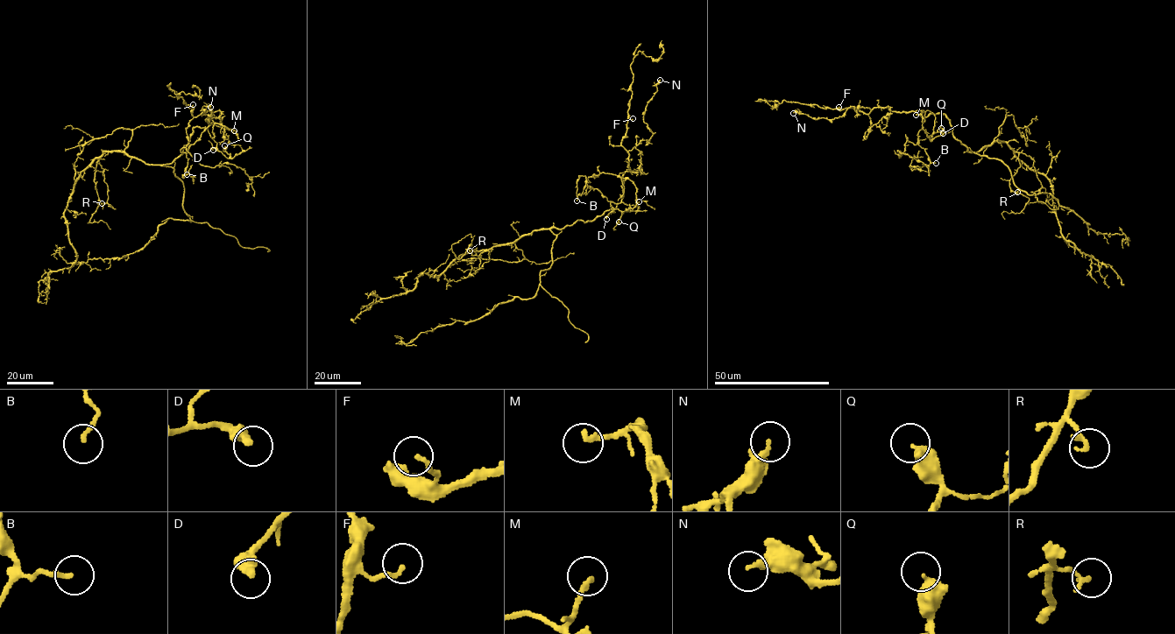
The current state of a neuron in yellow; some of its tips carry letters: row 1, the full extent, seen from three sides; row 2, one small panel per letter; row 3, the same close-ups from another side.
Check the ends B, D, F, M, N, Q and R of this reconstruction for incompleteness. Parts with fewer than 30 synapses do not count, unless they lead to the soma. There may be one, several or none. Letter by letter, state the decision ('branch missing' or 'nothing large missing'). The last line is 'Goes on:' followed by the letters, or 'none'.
B: nothing large missing
D: nothing large missing
F: nothing large missing
M: branch missing
N: nothing large missing
Q: nothing large missing
R: nothing large missing
Goes on: M

